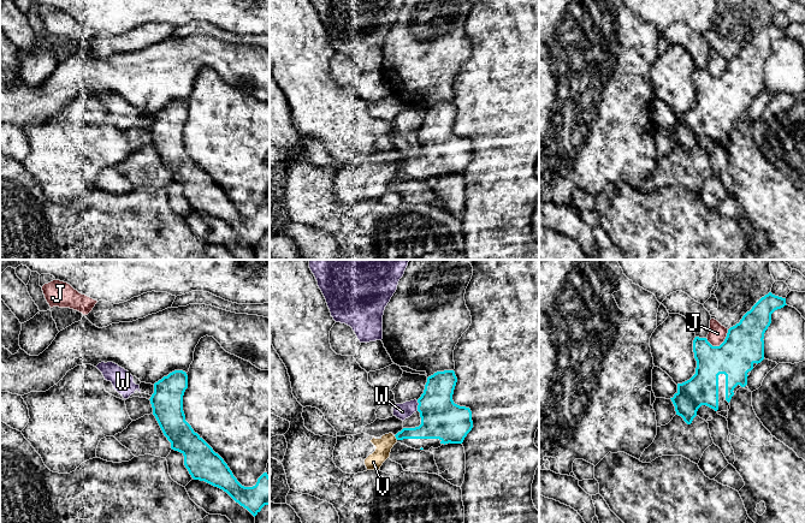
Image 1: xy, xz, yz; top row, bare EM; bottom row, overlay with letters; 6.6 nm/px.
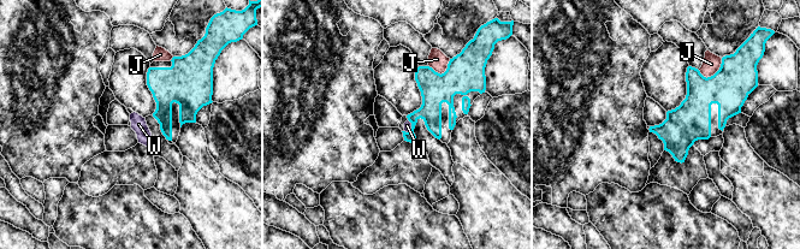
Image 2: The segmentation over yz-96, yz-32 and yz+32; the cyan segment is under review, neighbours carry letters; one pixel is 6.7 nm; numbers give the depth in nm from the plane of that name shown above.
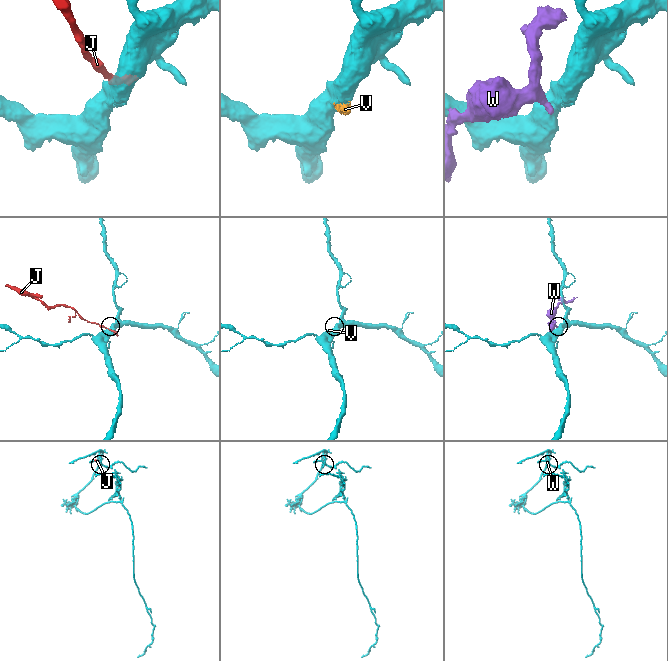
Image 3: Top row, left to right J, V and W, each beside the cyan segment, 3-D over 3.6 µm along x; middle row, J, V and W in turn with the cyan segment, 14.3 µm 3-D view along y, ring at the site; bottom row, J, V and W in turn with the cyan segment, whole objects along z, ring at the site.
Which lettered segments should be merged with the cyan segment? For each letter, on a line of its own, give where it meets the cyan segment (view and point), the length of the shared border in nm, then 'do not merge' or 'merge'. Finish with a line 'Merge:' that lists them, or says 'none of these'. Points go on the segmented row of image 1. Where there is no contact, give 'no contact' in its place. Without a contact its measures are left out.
J: meets cyan in yz at (721, 344); contact 170 nm long; do not merge
V: meets cyan in xz at (396, 438); contact 40 nm long; do not merge
W: meets cyan in xz at (418, 405); contact 70 nm long; do not merge
Merge: none of these

